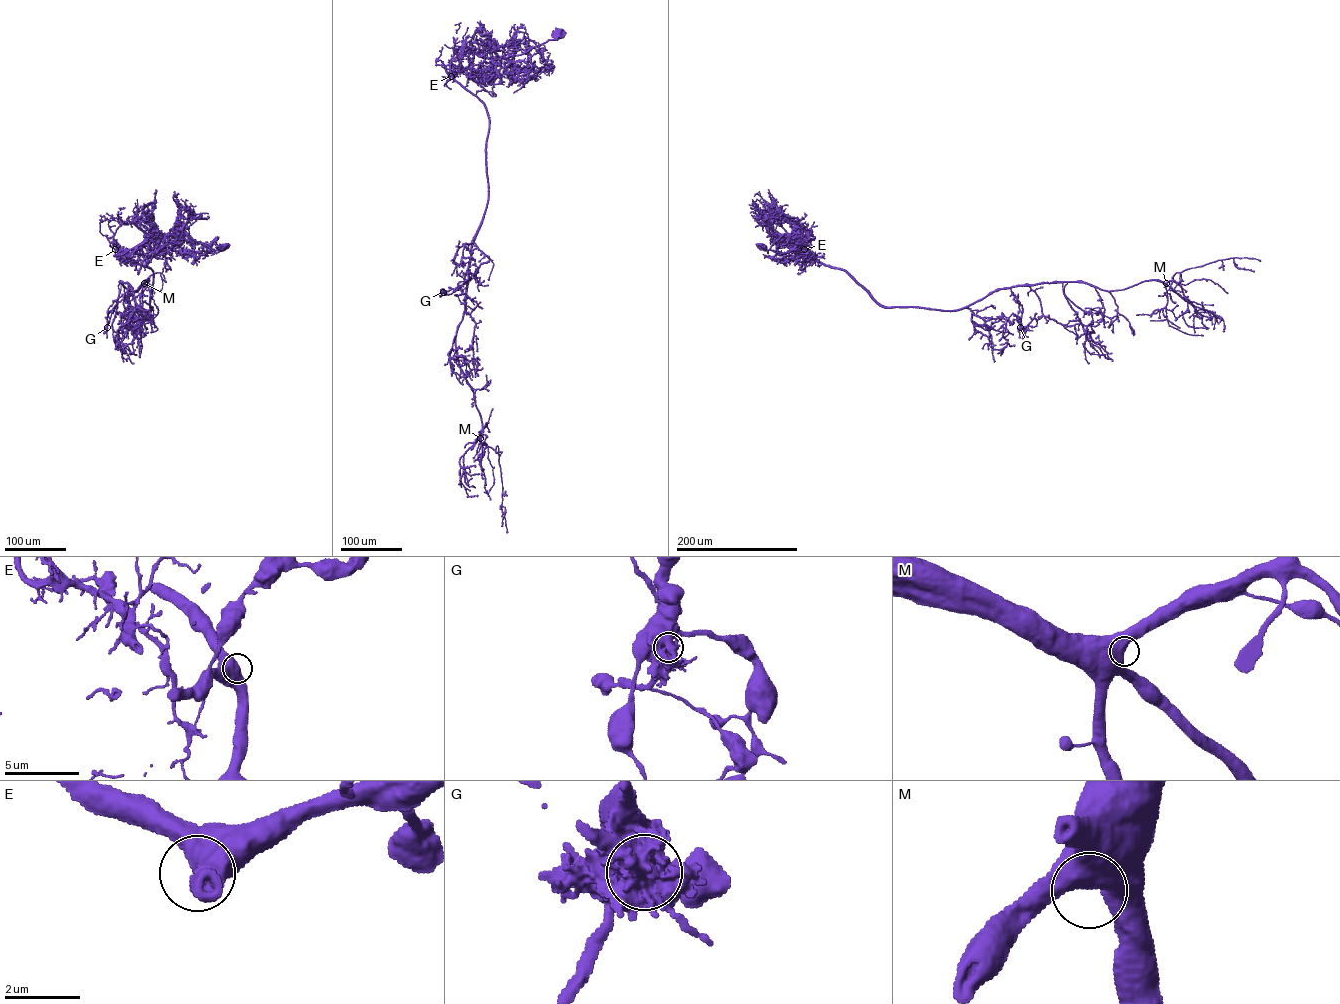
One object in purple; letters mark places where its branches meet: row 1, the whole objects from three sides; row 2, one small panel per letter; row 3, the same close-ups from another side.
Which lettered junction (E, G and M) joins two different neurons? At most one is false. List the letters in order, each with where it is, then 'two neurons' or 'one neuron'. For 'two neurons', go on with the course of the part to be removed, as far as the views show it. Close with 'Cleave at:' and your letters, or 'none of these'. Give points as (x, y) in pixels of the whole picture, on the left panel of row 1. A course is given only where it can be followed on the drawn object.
E: place (115, 249); one neuron
G: place (107, 327); two neurons; course (107, 327), (108, 308), (125, 294)
M: place (144, 283); one neuron
Cleave at: G

